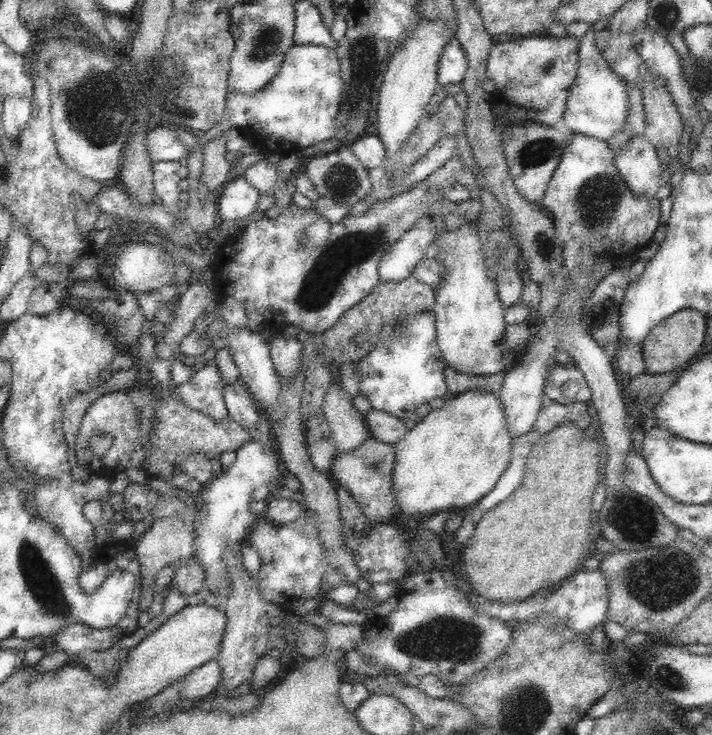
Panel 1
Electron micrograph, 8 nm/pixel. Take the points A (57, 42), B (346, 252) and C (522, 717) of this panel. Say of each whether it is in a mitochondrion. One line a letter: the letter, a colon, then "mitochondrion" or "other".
A: other
B: mitochondrion
C: mitochondrion

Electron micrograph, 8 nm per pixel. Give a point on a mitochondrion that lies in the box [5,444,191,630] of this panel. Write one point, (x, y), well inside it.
(42, 583)

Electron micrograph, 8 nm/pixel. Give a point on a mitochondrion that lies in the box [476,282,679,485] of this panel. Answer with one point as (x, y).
(600, 310)

